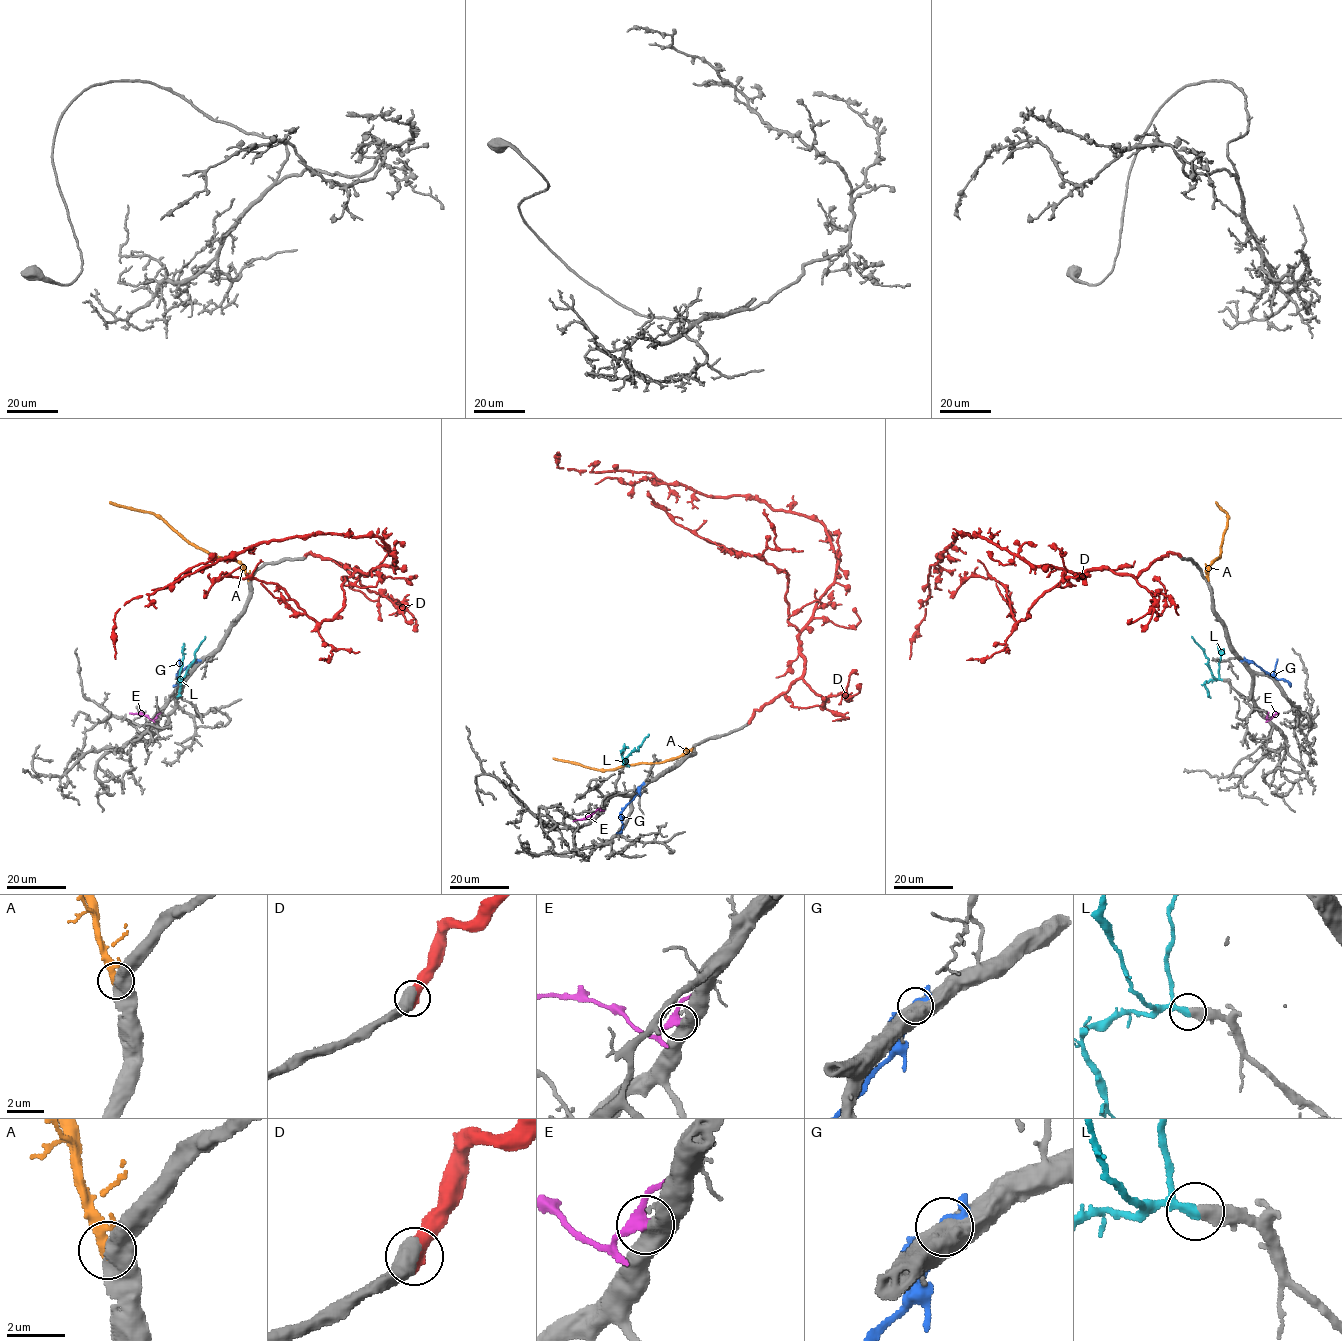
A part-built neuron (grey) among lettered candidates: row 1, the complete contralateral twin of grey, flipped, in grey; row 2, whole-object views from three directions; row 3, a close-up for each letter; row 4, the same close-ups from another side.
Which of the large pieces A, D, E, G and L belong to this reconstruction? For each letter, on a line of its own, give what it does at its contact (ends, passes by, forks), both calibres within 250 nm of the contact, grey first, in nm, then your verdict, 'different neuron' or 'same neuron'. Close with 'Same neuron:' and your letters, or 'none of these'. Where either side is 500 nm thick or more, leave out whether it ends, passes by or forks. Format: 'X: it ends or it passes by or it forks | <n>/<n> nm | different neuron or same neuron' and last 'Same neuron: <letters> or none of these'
A: 650/280 nm | same neuron
D: 700/650 nm | same neuron
E: 550/340 nm | different neuron
G: 900/280 nm | different neuron
L: it passes by | 440/260 nm | same neuron
Same neuron: A, D, L

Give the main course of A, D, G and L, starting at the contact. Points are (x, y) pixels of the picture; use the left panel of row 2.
A: (248, 579), (244, 567), (236, 561), (210, 556), (196, 548), (153, 514), (110, 501)
D: (306, 555), (330, 558), (354, 577), (394, 556), (378, 536), (257, 543), (133, 598), (115, 616), (115, 659)
G: (198, 660), (177, 676), (178, 679), (173, 686)
L: (180, 679), (205, 636)

